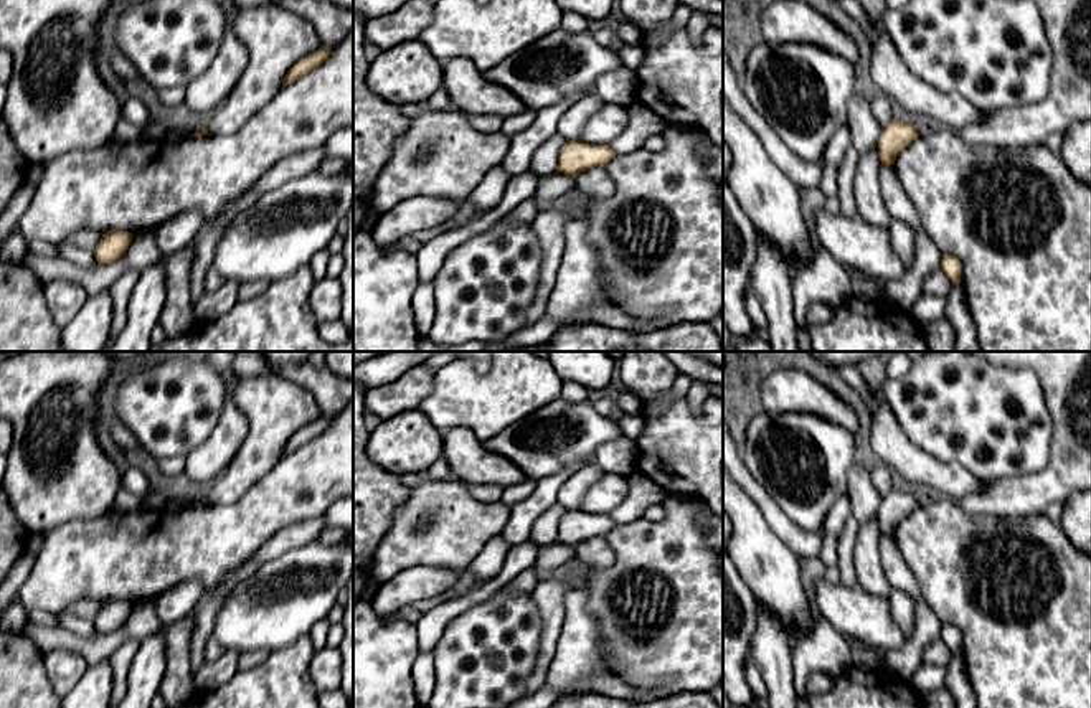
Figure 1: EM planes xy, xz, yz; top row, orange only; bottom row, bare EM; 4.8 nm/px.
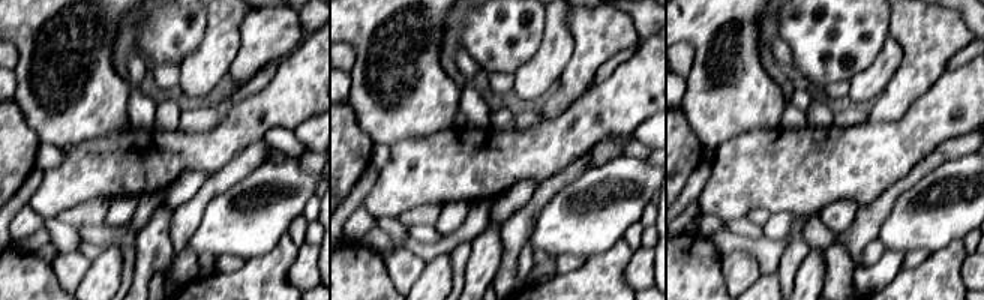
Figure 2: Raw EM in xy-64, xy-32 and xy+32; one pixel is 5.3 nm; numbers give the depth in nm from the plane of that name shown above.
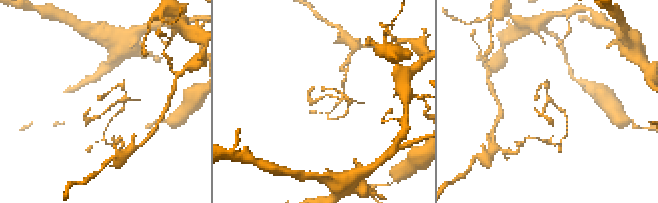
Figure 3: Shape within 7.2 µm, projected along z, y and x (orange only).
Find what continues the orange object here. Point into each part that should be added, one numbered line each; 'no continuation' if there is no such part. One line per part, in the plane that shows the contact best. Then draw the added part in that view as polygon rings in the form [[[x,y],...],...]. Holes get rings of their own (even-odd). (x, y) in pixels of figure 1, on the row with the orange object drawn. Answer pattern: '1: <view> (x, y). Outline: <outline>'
no continuation

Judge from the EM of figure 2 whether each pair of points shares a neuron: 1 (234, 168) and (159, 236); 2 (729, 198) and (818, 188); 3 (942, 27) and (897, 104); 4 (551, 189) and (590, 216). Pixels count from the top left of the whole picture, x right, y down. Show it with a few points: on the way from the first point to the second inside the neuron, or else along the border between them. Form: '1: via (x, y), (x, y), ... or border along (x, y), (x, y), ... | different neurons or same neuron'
1: border along (176, 210), (173, 216), (174, 254) | different neurons
2: via (752, 188), (795, 188) | same neuron
3: via (927, 47), (923, 65), (908, 84) | same neuron
4: border along (584, 171), (561, 188), (536, 219) | different neurons

